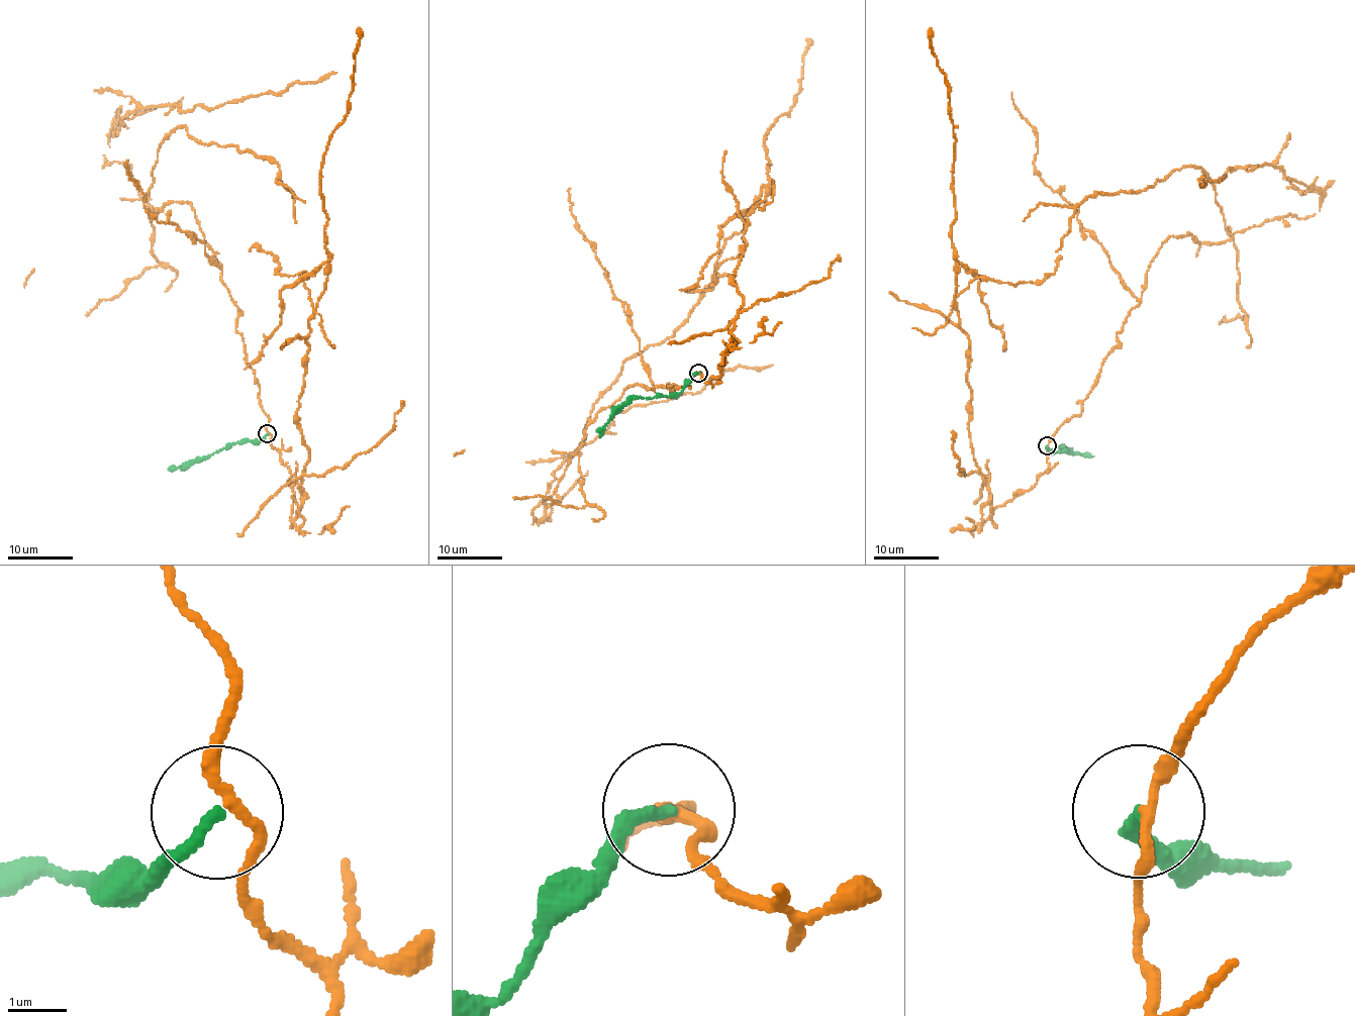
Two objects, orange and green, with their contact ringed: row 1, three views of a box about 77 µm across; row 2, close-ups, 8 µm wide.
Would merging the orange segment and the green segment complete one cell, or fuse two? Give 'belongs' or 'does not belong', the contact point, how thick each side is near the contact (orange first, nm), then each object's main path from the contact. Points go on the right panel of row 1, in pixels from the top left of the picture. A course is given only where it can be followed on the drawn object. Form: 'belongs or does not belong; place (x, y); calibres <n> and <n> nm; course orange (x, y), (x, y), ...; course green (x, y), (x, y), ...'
does not belong; place (1047, 445); calibres 180 and 190 nm; course orange (1047, 445), (1081, 413), (1171, 235), (1220, 242), (1320, 211), (1321, 195), (1266, 164), (1201, 186); course green (1047, 445), (1052, 450), (1064, 450), (1064, 445), (1062, 446), (1075, 453), (1093, 455)

